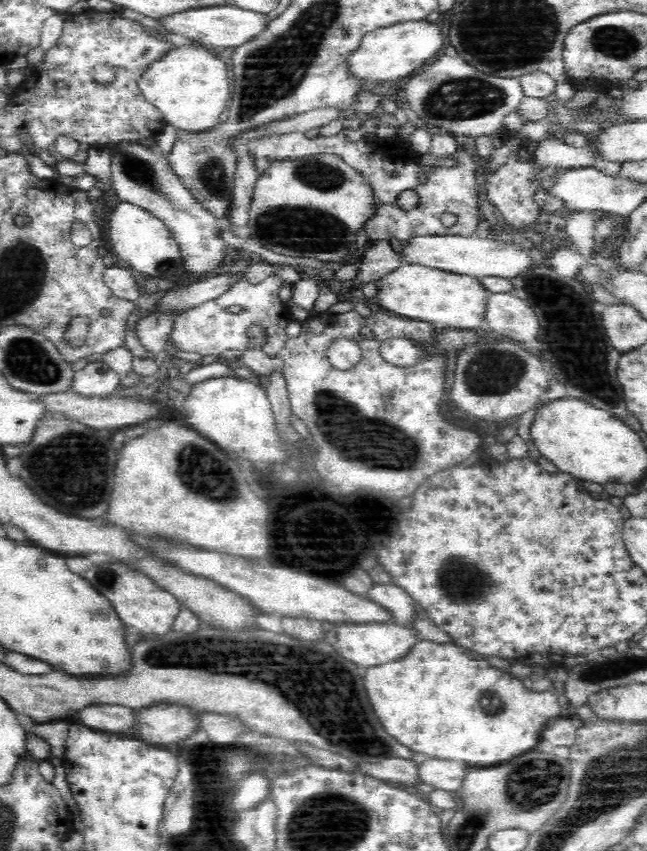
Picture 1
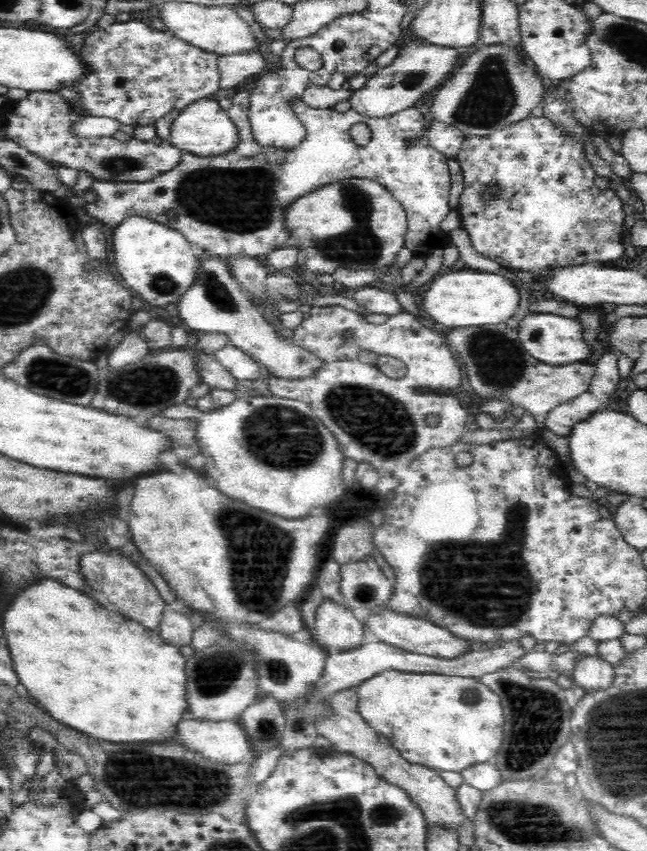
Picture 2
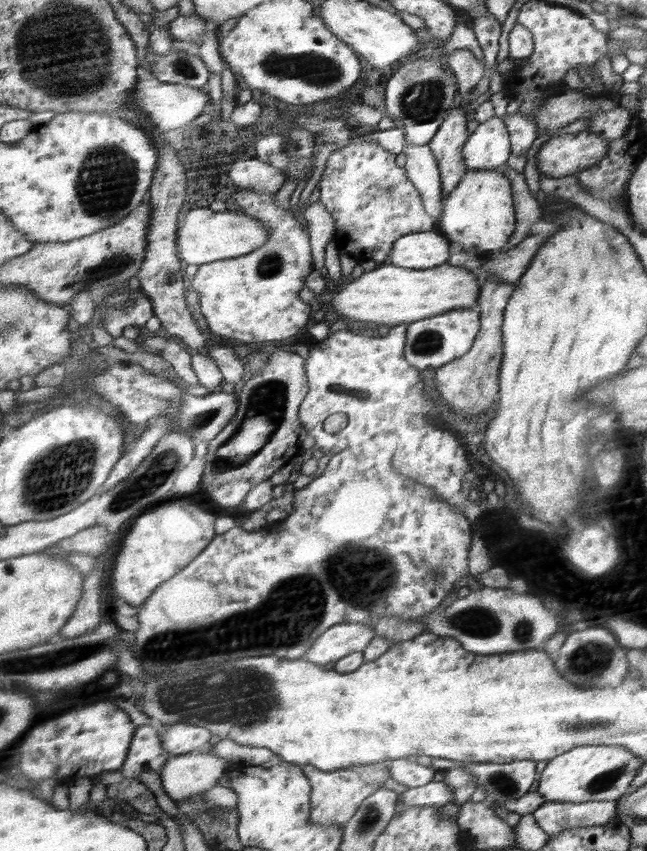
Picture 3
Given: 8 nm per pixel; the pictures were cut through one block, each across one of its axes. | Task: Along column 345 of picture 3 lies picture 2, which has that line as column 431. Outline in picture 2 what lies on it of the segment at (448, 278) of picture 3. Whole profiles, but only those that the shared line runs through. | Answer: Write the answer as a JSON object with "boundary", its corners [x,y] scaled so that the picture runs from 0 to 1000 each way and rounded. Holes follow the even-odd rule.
{"boundary":[[[709,311],[697,317],[689,317],[680,322],[686,324],[674,324],[674,329],[668,329],[665,338],[654,347],[655,364],[666,371],[666,376],[674,376],[686,383],[751,383],[757,381],[770,381],[770,378],[782,378],[785,374],[791,374],[807,354],[801,338],[791,330],[776,323],[760,320],[751,320],[737,316],[711,317],[719,315]]]}

